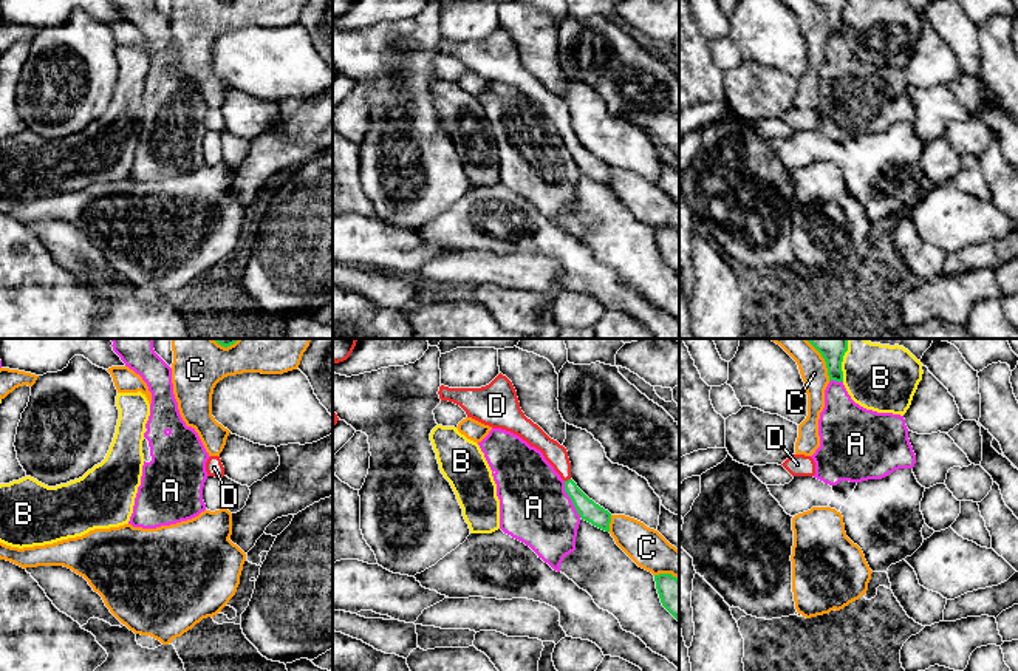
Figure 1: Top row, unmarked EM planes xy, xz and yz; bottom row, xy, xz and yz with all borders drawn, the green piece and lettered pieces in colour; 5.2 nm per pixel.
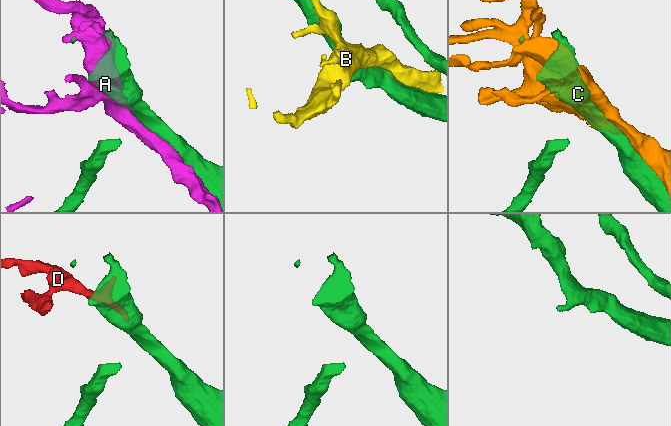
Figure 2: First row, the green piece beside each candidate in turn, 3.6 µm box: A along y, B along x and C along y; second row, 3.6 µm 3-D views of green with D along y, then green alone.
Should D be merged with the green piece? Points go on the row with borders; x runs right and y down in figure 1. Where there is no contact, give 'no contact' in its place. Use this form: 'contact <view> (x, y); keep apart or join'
contact xz (568, 480); join

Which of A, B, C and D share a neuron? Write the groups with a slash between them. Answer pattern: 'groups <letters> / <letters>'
groups A / B / C / D

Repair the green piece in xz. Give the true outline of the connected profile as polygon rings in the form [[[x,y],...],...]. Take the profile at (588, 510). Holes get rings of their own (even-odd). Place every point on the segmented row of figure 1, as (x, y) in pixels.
[[[500,373],[489,385],[481,388],[449,388],[441,385],[438,394],[441,402],[449,400],[459,405],[467,417],[492,428],[511,431],[540,450],[565,481],[565,492],[580,518],[610,532],[611,513],[589,499],[571,479],[571,462],[566,448],[524,416],[517,391],[506,376]]]

